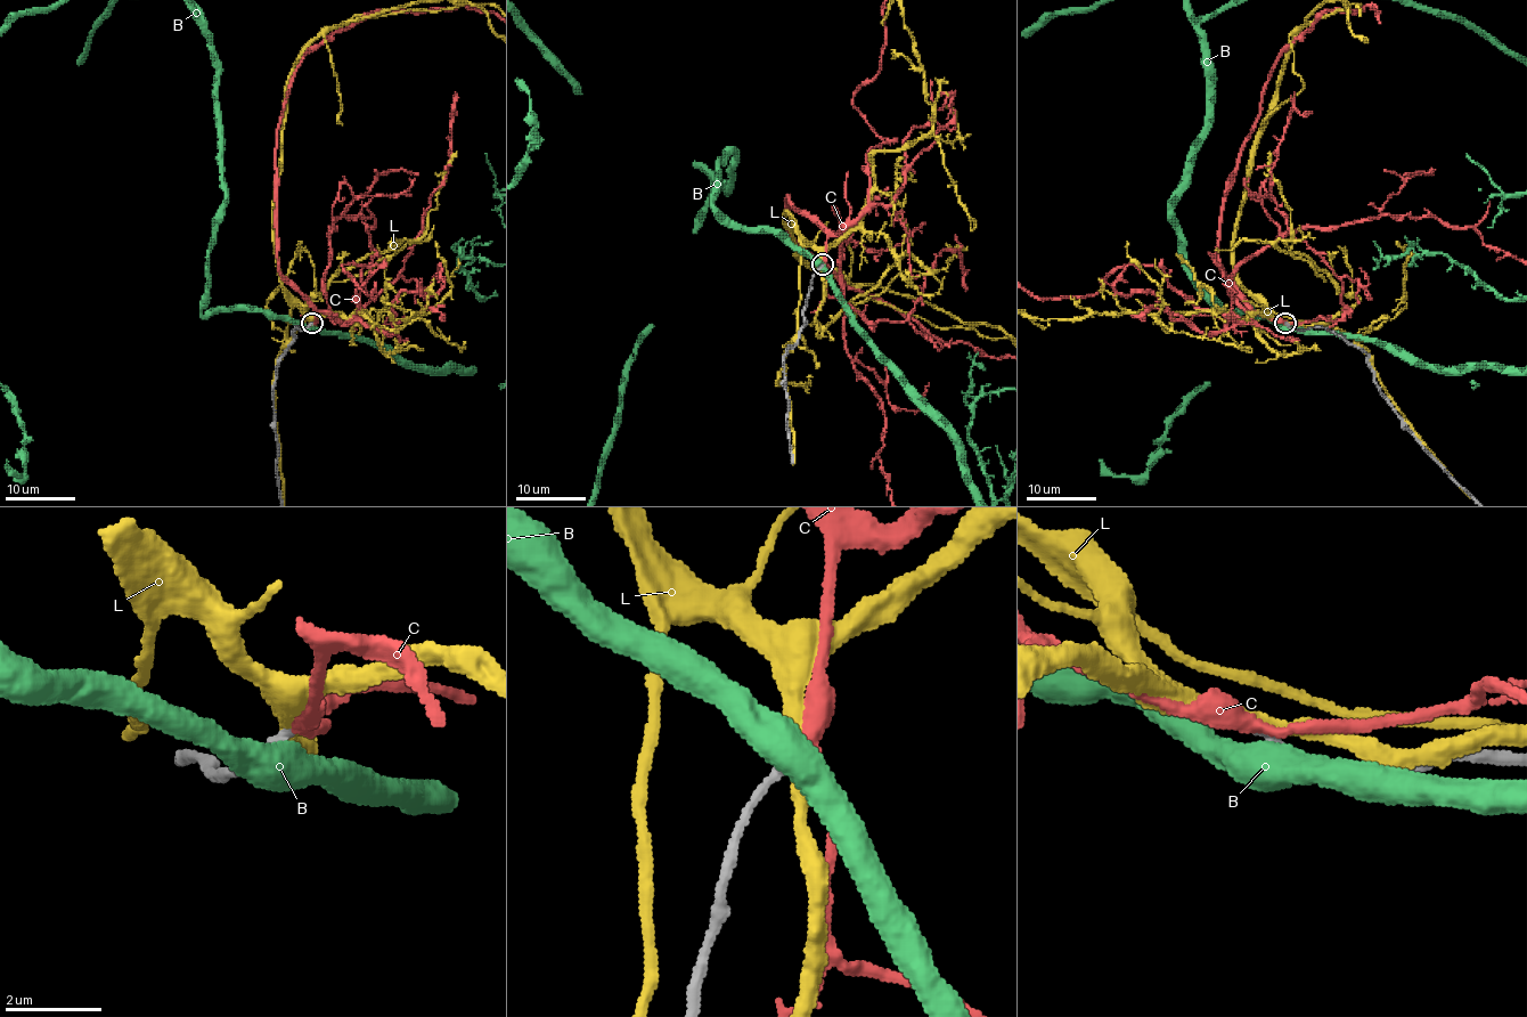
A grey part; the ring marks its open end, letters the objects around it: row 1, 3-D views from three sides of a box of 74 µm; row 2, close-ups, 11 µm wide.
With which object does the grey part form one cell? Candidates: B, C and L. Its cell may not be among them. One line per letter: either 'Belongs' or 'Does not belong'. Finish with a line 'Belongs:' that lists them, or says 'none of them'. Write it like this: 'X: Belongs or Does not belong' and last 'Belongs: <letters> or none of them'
B: Does not belong
C: Belongs
L: Does not belong
Belongs: C

